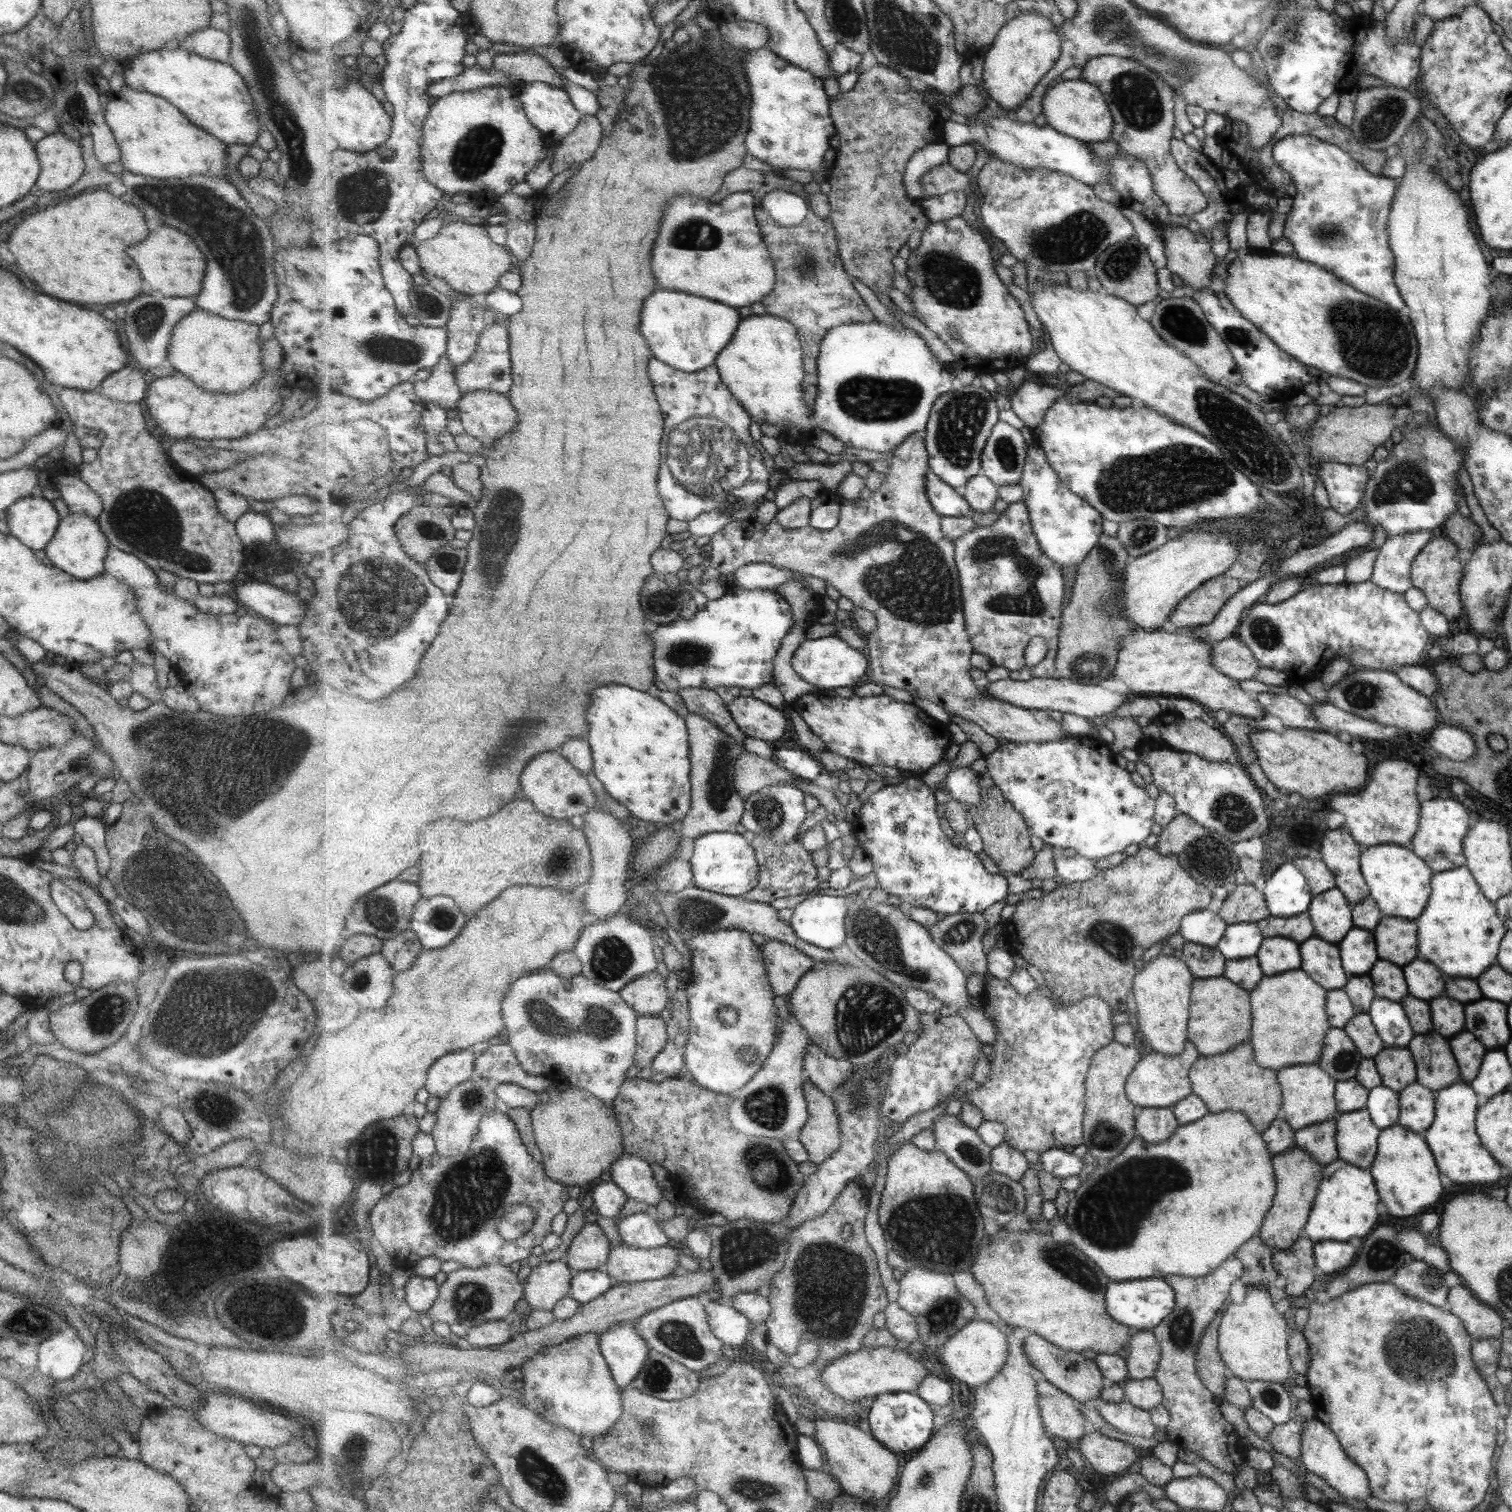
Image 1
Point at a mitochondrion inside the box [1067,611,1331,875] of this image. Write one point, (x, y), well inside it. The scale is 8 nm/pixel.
(1233, 811)

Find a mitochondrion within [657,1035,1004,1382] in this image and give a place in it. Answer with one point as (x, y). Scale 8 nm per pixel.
(830, 1284)

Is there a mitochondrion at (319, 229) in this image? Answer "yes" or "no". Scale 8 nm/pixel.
no

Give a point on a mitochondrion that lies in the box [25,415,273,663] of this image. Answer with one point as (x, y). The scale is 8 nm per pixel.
(146, 519)

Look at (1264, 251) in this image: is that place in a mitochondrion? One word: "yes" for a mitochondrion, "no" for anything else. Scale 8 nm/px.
no

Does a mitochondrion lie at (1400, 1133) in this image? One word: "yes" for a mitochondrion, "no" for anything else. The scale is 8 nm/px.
no

